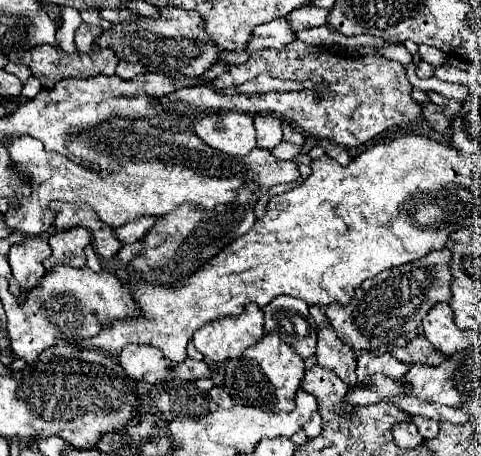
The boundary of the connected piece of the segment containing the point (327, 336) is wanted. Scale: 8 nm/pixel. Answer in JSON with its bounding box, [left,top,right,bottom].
[314,324,360,388]

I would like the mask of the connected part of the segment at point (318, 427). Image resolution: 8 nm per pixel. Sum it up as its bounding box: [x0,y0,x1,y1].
[302,414,322,438]

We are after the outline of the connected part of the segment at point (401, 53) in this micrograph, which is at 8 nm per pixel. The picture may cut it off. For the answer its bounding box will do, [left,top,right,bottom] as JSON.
[376,44,412,66]

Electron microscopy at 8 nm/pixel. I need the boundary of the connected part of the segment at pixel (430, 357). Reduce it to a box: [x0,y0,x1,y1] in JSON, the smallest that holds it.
[390,336,446,366]

